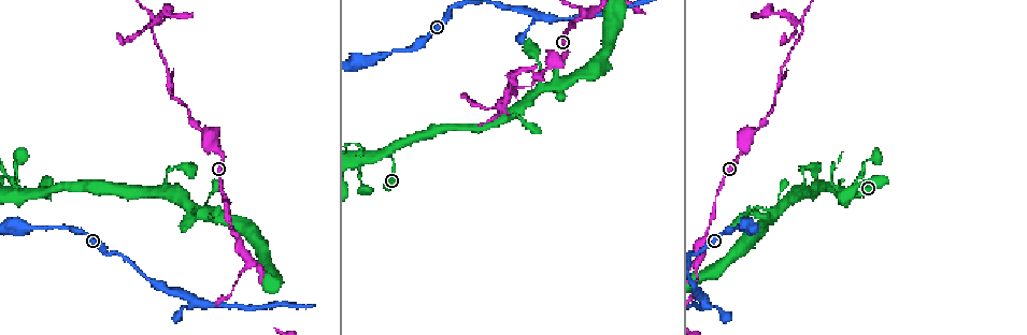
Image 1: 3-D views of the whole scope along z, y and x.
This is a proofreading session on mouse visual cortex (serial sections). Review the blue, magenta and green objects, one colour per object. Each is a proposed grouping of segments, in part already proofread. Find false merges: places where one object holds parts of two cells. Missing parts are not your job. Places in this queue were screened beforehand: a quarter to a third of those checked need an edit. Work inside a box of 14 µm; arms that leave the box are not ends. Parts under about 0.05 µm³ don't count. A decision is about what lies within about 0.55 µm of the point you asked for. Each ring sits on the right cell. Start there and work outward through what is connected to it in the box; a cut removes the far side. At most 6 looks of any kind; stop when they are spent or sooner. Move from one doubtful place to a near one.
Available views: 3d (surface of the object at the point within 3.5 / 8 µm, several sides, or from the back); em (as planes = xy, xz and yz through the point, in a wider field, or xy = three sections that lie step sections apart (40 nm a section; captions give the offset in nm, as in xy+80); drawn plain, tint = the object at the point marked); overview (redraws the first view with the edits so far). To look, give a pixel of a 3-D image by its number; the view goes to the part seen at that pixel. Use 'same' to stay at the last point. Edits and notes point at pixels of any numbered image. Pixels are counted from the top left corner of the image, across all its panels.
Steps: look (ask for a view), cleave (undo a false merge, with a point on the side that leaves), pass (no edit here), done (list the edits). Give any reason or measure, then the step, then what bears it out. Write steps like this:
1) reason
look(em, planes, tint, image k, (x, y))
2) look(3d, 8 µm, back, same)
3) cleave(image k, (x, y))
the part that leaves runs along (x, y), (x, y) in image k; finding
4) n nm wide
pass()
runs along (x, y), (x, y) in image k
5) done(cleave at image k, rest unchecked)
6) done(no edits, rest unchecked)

look(3d, 3.5 µm, image 1, (836, 186))

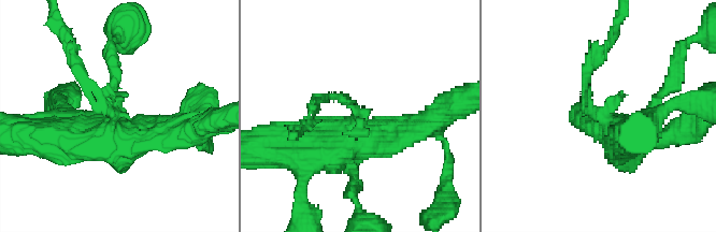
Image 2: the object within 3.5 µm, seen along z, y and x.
look(em, xy, step 1, tint, image 2, (117, 114))

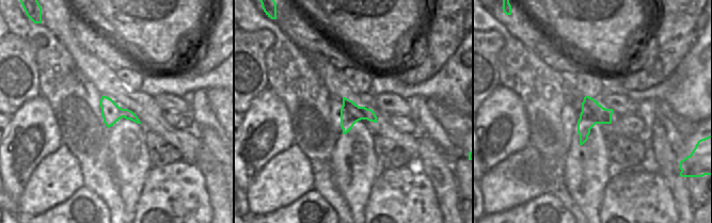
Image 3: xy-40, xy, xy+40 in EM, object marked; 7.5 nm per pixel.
look(em, xy, step 3, tint, same)

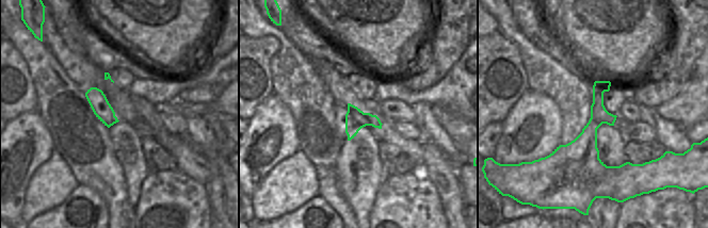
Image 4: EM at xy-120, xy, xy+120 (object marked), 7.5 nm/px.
cleave(image 2, (100, 96))
the part that leaves runs along (113, 124), (70, 48) in image 2; two cells meet here

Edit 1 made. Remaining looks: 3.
arms part here
look(3d, 8 µm, image 1, (747, 150))

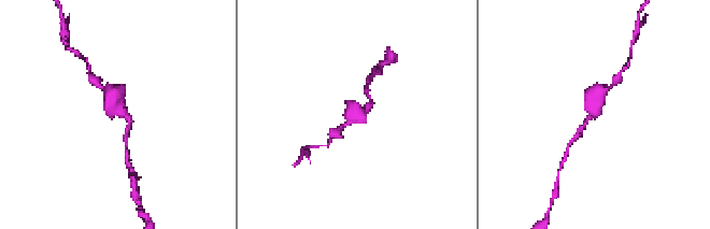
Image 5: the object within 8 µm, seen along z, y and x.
3 arms; arms of 200, 350, 400 nm
look(em, planes, tint, image 5, (123, 111))

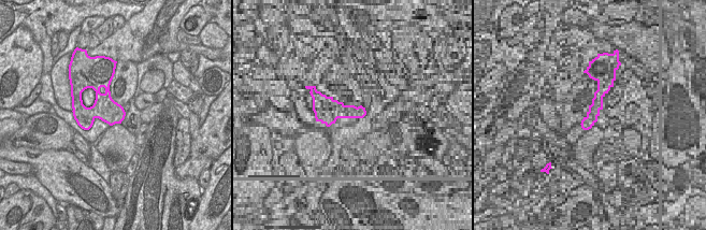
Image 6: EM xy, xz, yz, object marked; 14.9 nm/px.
pass()
runs along (577, 134), (606, 89) in image 5; one cell here

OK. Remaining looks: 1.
done(cleave at image 2, rest unchecked)

